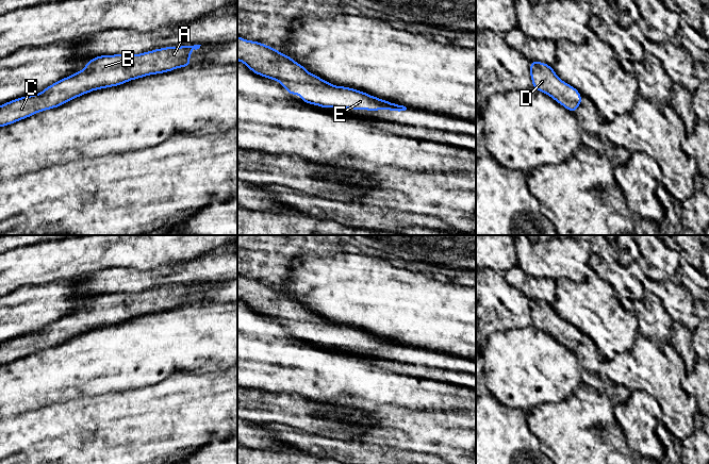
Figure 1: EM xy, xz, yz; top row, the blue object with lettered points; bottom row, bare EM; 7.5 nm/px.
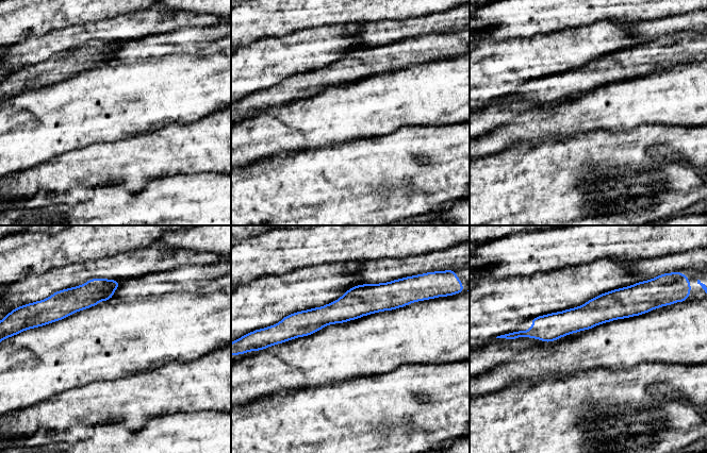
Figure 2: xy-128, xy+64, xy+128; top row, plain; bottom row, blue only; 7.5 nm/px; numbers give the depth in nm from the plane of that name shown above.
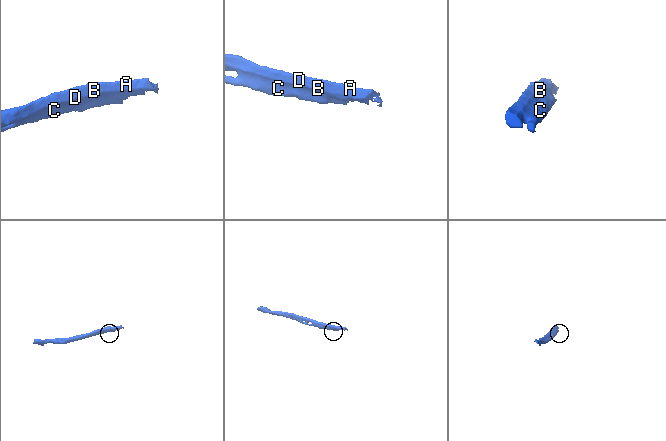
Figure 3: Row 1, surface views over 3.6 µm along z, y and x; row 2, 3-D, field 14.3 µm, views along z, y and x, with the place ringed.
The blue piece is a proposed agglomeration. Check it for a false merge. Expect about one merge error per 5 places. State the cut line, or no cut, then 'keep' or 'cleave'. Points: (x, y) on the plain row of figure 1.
no cut; keep

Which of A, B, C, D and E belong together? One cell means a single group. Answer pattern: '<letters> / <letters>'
A B C D E

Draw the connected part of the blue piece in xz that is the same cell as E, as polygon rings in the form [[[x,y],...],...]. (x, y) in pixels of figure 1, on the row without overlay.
[[[237,275],[237,299],[252,311],[277,318],[290,333],[299,333],[304,342],[319,346],[345,346],[366,349],[406,349],[400,343],[391,342],[351,326],[335,325],[309,311],[291,295],[259,280]]]

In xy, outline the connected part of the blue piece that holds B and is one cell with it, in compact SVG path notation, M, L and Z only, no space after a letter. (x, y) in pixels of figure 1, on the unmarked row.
M200 284L165 285L139 293L96 295L88 299L81 310L55 319L42 331L20 335L0 344L0 365L61 345L93 329L191 304L192 288L197 288Z

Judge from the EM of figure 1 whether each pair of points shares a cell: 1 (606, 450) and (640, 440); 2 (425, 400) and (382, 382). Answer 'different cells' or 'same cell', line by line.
1: different cells
2: different cells

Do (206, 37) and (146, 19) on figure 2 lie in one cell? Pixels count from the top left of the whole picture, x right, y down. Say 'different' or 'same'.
different

